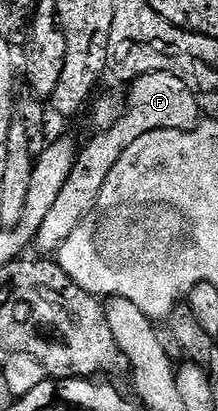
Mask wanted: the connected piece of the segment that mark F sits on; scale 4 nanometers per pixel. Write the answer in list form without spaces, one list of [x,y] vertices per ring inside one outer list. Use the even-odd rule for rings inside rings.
[[[158,71],[148,75],[140,75],[130,84],[131,92],[127,95],[127,108],[122,108],[118,119],[111,127],[100,130],[99,136],[80,150],[75,157],[75,170],[71,172],[69,181],[65,181],[65,189],[57,196],[53,209],[45,217],[41,229],[33,244],[39,253],[58,252],[65,241],[69,241],[69,233],[77,229],[77,225],[93,209],[97,197],[101,193],[101,185],[105,185],[105,177],[109,177],[109,169],[117,165],[117,157],[137,141],[137,137],[145,137],[154,131],[192,131],[200,122],[201,112],[195,94],[173,73]]]

